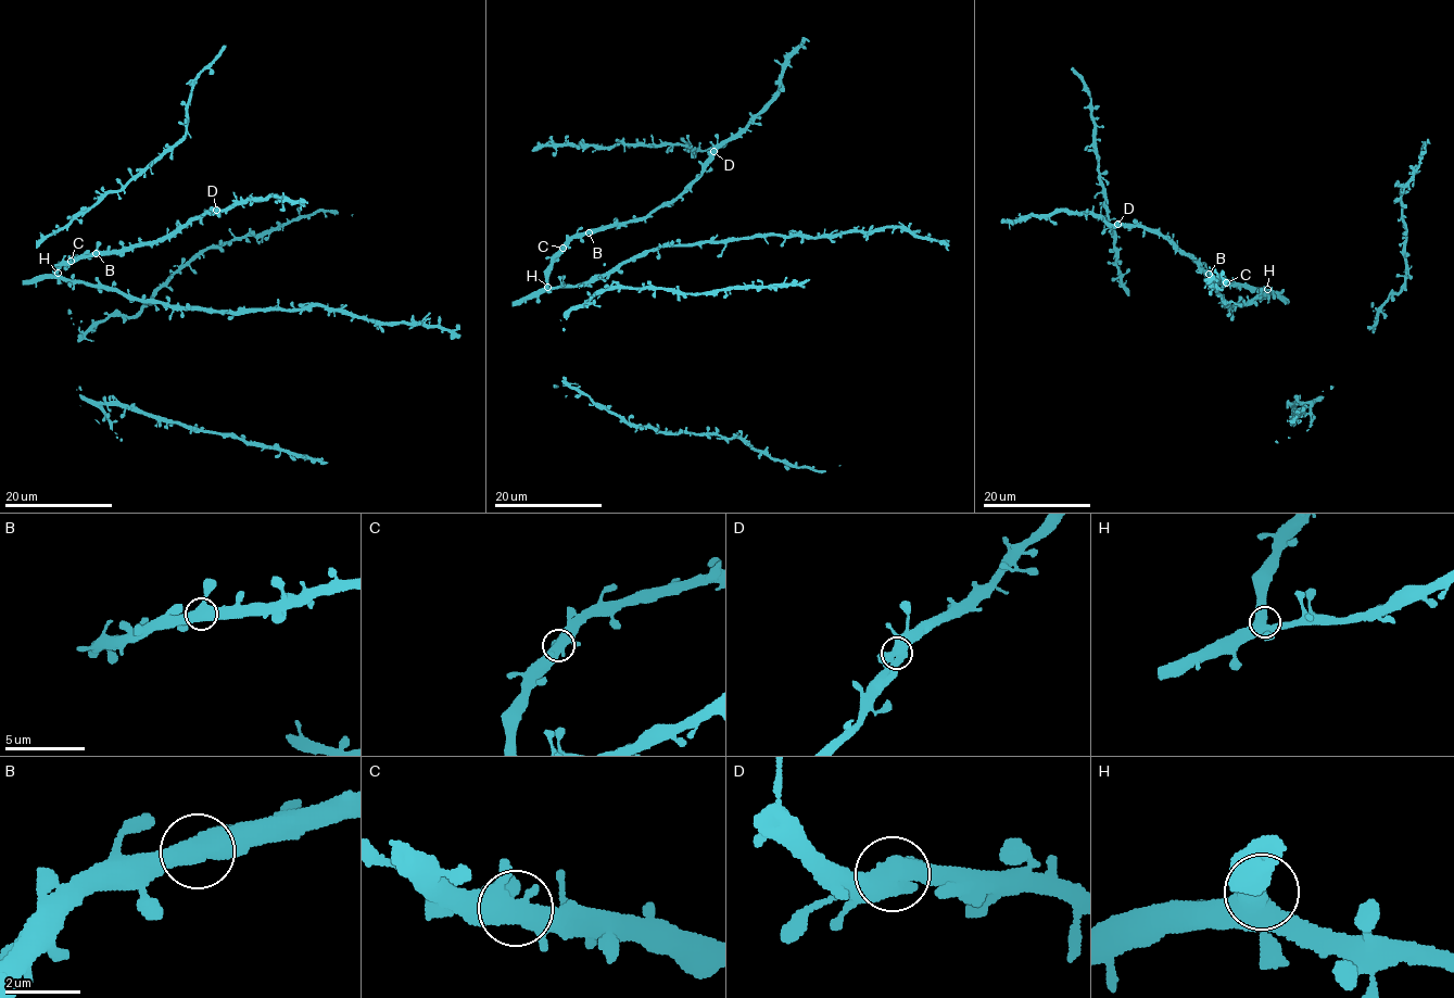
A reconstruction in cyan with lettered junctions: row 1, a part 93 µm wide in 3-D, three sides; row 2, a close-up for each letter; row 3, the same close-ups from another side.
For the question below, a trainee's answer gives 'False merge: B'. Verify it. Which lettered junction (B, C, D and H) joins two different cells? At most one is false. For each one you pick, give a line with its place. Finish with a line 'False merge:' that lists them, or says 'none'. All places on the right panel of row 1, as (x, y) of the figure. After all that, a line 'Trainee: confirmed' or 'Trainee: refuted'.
False merge: none
Trainee: refuted

